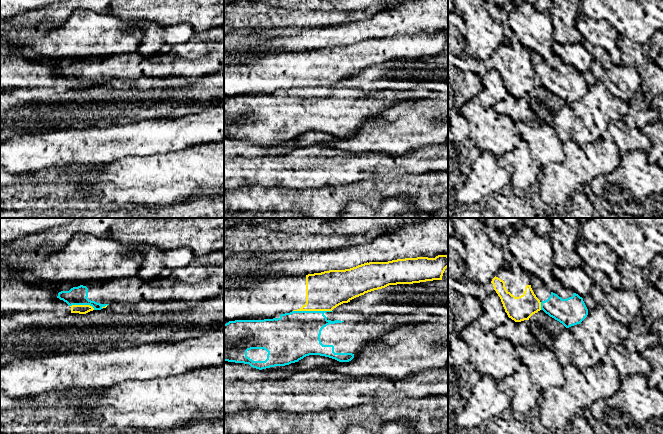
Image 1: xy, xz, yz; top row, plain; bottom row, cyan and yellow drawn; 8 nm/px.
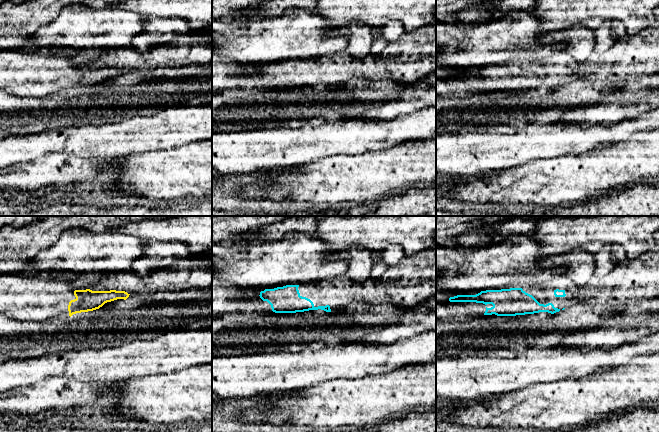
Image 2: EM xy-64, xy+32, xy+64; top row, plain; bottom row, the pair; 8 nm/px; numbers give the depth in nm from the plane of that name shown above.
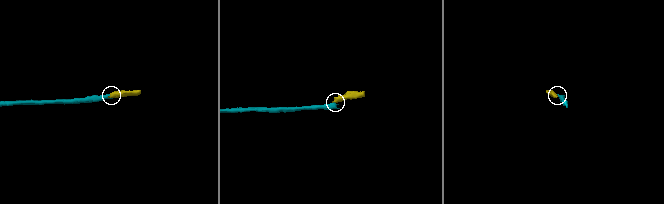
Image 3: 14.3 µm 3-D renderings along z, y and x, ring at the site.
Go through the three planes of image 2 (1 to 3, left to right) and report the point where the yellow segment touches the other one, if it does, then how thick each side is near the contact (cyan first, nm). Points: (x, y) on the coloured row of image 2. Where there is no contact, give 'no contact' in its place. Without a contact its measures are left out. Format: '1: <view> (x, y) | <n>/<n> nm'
1: no contact
2: no contact
3: no contact

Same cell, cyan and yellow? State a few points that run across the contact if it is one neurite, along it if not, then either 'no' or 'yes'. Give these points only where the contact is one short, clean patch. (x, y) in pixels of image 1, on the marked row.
line xz (293, 310), (331, 311); no

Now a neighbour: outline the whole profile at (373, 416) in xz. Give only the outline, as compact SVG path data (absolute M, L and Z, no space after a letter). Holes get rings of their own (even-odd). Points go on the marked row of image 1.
M448 395L302 413L244 409L224 413L224 434L343 434L351 425L376 432L386 423L401 419L411 422L419 434L448 432Z

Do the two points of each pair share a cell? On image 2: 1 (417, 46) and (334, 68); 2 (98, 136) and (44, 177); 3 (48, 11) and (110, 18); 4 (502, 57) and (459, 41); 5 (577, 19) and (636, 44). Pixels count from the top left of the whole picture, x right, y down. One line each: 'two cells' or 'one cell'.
1: one cell
2: two cells
3: two cells
4: one cell
5: two cells

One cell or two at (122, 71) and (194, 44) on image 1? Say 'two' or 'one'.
one

